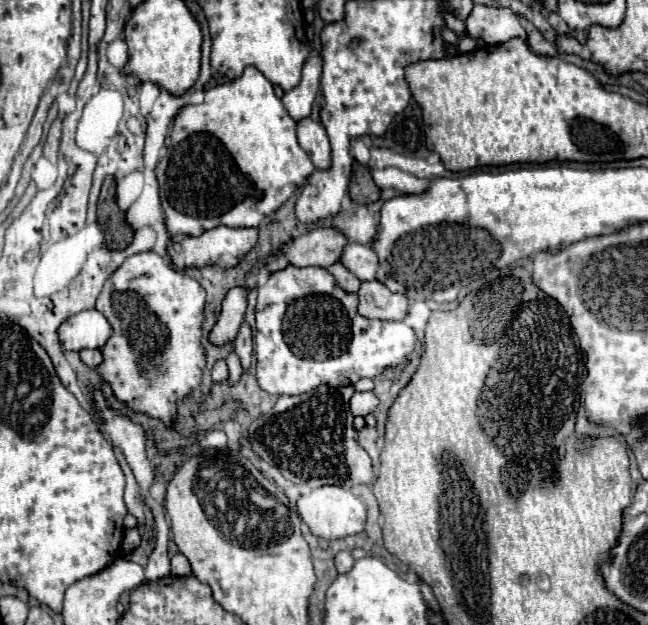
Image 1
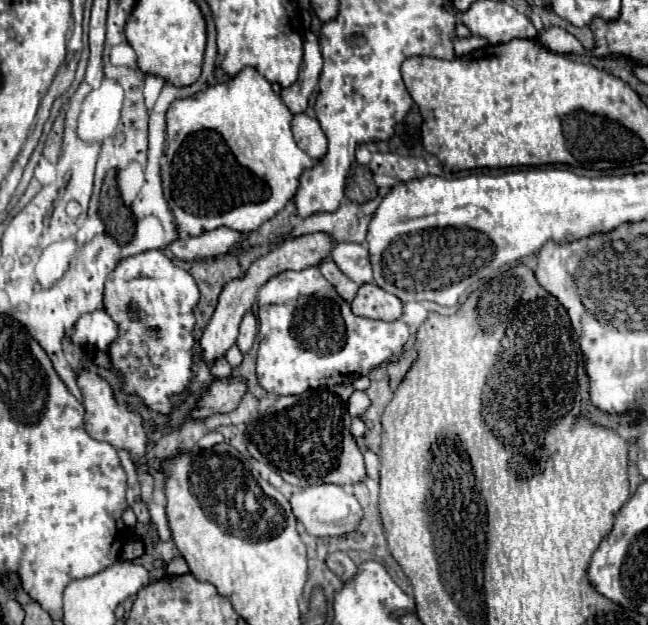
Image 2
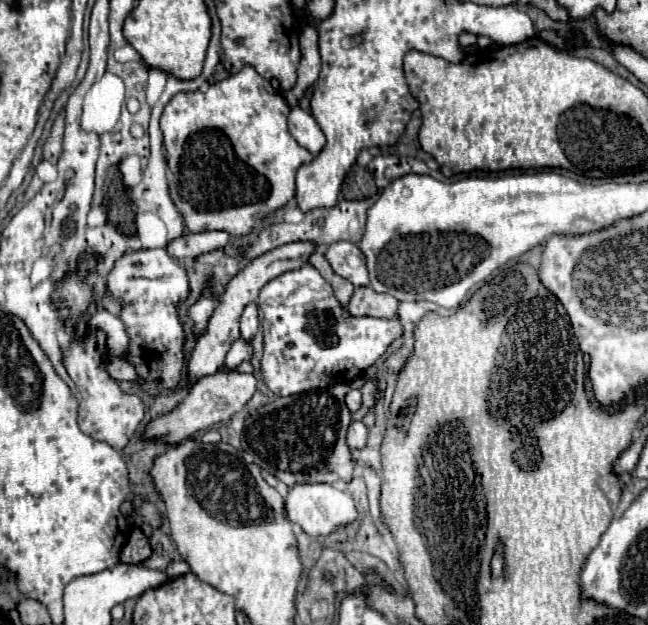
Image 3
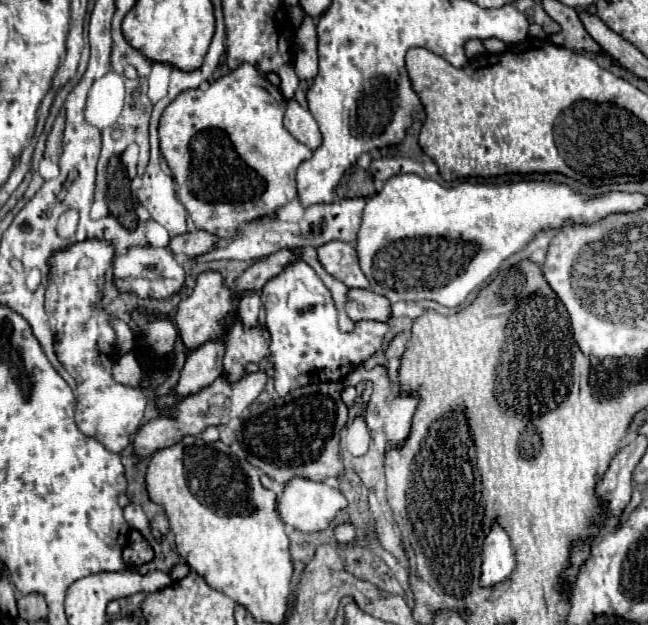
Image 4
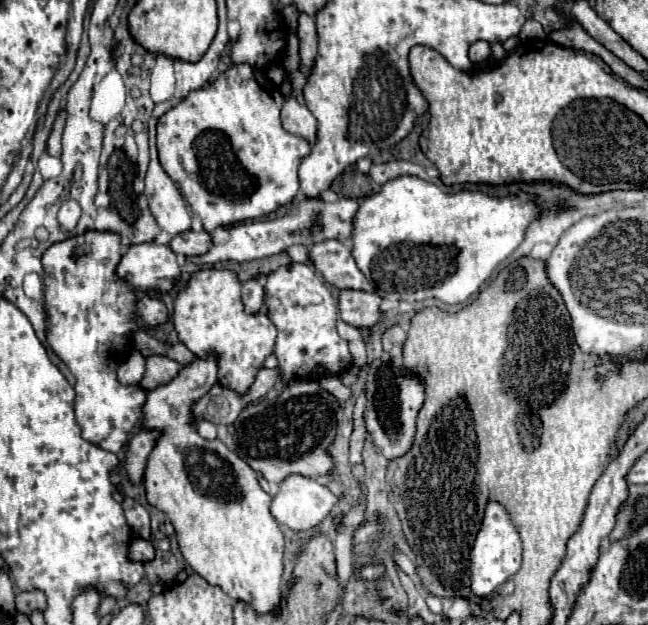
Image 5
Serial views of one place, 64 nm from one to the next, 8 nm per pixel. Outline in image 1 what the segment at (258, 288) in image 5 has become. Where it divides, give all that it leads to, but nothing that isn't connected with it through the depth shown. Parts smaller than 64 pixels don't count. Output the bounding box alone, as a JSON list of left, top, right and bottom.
[234,322,252,368]

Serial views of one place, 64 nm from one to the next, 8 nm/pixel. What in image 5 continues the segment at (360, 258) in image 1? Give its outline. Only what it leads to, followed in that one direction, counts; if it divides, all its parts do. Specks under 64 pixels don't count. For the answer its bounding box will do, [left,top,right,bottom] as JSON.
[310,240,374,292]

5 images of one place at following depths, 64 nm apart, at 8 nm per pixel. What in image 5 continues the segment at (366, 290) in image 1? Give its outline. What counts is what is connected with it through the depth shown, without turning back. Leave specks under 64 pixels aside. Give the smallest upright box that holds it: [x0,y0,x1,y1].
[338,290,382,328]

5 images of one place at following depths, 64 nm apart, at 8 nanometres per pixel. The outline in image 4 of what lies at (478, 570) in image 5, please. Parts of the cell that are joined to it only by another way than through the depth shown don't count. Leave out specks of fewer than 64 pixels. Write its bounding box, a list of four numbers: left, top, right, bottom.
[480,522,516,588]

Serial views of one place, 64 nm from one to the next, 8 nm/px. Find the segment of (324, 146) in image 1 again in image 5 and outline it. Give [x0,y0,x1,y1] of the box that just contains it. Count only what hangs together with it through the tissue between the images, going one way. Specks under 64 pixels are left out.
[280,96,316,144]

